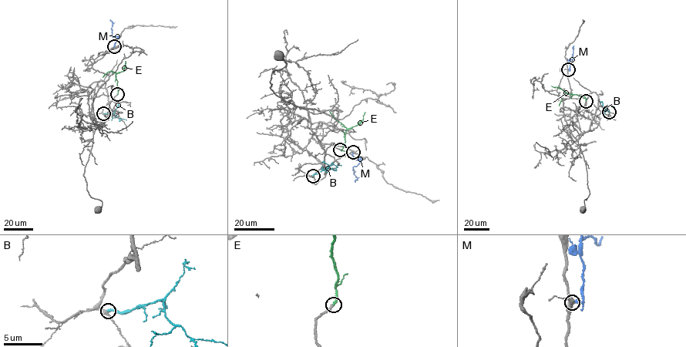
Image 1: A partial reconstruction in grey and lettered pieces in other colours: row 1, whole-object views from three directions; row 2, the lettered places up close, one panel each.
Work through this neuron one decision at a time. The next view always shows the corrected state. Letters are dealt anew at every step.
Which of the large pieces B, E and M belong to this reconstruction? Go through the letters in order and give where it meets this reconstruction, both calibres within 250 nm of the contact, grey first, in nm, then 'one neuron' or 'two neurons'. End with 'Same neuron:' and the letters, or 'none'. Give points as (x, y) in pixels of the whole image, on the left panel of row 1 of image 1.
B: meets grey at (103, 113); 320 nm thick on the grey side, 280 nm on the other; two neurons
E: meets grey at (117, 94); 220 nm thick on the grey side, 240 nm on the other; one neuron
M: meets grey at (114, 46); 400 nm thick on the grey side, 240 nm on the other; two neurons
Same neuron: E

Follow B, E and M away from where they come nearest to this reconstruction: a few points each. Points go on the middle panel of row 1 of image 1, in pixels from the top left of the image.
B: (313, 176), (331, 164), (341, 165)
E: (340, 149), (342, 150), (345, 131), (359, 124), (365, 112)
M: (353, 152), (354, 158), (360, 161), (352, 169), (358, 178), (355, 182)

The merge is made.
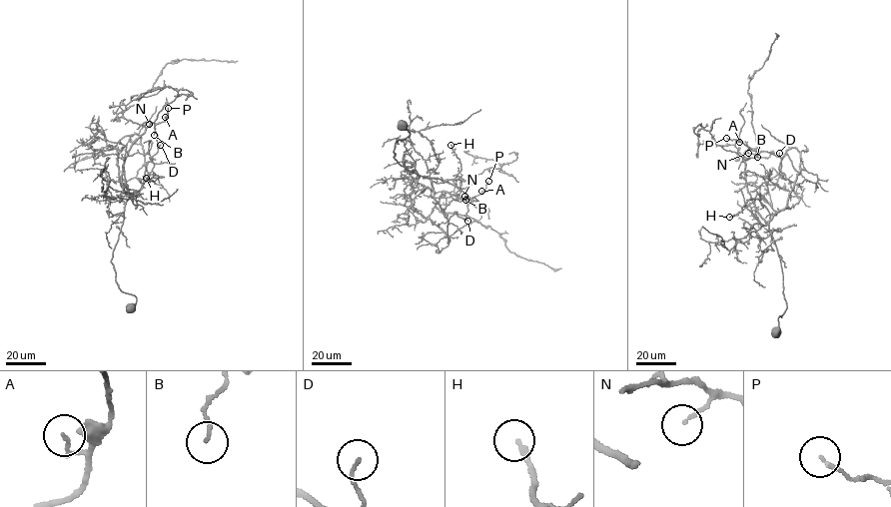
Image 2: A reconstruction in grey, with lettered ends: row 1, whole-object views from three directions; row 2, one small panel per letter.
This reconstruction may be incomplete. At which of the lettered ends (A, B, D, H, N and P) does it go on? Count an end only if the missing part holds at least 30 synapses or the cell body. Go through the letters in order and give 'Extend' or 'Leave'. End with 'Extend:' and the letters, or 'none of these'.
A: Leave
B: Leave
D: Leave
H: Extend
N: Leave
P: Leave
Extend: H

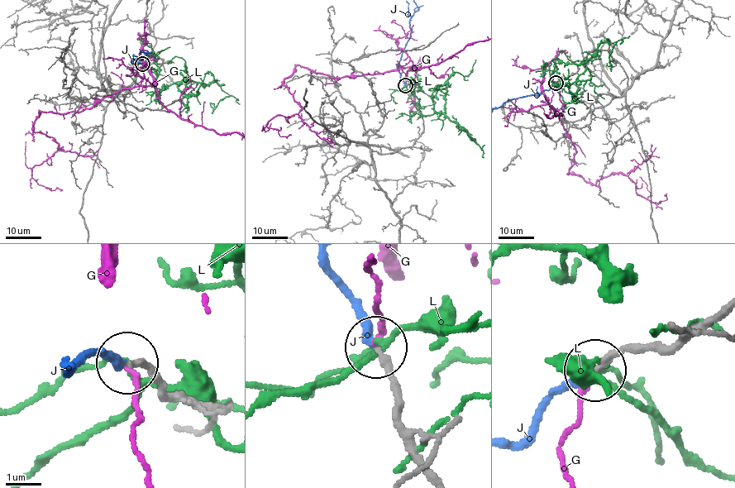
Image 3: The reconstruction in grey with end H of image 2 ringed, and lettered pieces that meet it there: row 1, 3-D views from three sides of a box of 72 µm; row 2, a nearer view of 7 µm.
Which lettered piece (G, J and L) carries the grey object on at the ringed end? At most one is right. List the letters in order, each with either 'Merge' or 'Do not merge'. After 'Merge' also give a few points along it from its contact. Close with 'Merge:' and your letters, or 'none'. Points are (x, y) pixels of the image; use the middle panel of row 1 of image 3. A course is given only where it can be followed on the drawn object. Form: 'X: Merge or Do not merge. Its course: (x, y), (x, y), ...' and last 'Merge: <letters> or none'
G: Do not merge
J: Merge
L: Do not merge
Merge: J

